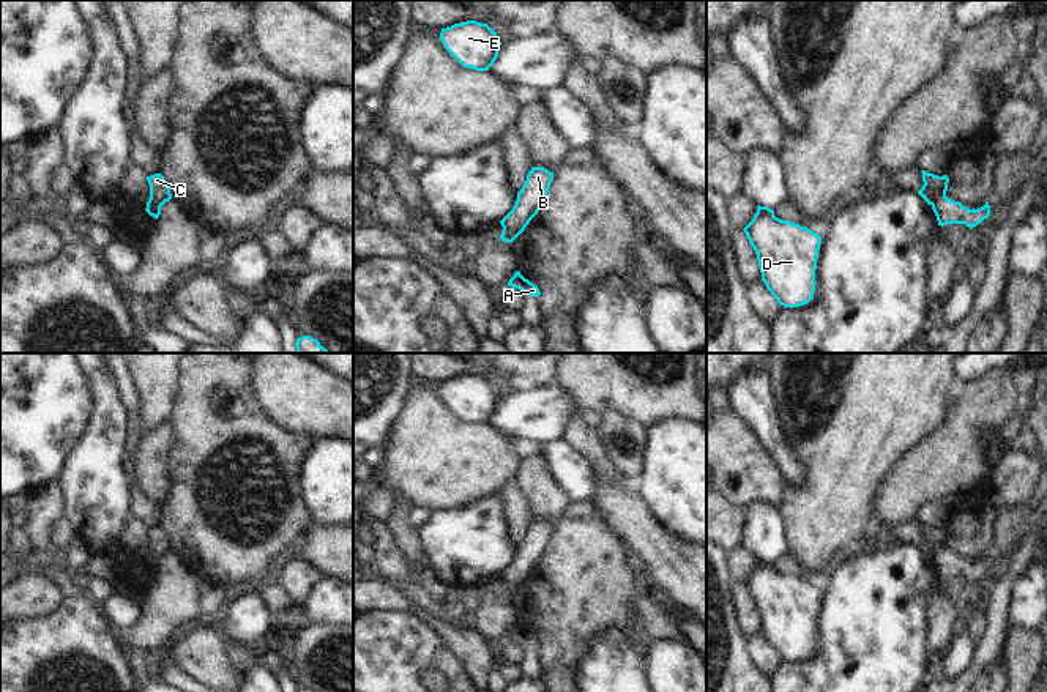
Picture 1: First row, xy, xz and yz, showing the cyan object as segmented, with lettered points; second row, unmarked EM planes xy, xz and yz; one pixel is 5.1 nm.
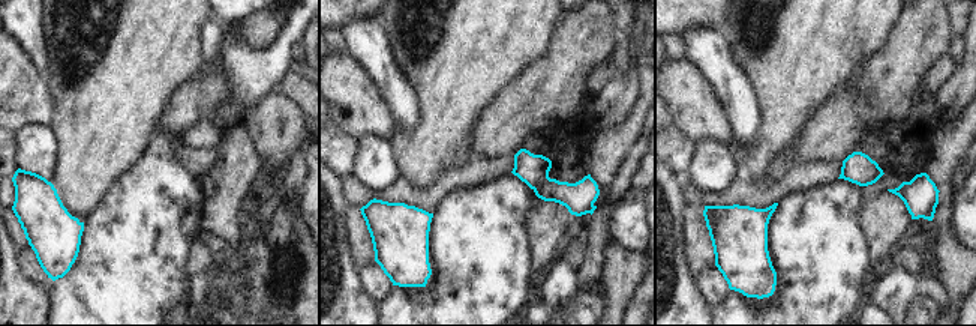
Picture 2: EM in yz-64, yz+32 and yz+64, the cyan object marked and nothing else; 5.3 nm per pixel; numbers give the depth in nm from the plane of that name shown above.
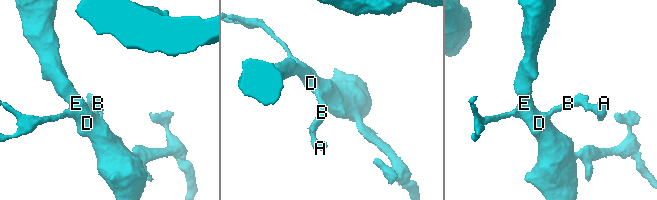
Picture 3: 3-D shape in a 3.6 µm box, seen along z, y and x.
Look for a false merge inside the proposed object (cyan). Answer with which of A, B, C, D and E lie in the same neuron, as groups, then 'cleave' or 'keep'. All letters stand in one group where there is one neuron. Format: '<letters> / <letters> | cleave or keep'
A / B C D E | cleave

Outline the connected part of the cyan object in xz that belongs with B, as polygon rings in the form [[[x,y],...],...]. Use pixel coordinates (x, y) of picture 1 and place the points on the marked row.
[[[531,167],[512,210],[500,221],[508,236],[516,240],[530,221],[538,214],[550,189],[553,172],[544,167]]]

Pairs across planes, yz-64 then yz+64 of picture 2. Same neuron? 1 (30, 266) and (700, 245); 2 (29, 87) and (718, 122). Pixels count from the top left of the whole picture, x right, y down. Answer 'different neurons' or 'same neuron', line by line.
1: different neurons
2: same neuron

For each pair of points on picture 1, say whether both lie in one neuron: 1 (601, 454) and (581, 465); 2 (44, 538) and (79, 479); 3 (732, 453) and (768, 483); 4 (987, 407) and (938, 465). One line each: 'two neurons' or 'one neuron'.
1: two neurons
2: two neurons
3: one neuron
4: one neuron

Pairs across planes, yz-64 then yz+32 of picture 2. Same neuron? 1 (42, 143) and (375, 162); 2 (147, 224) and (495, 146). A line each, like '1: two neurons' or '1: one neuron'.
1: one neuron
2: two neurons

